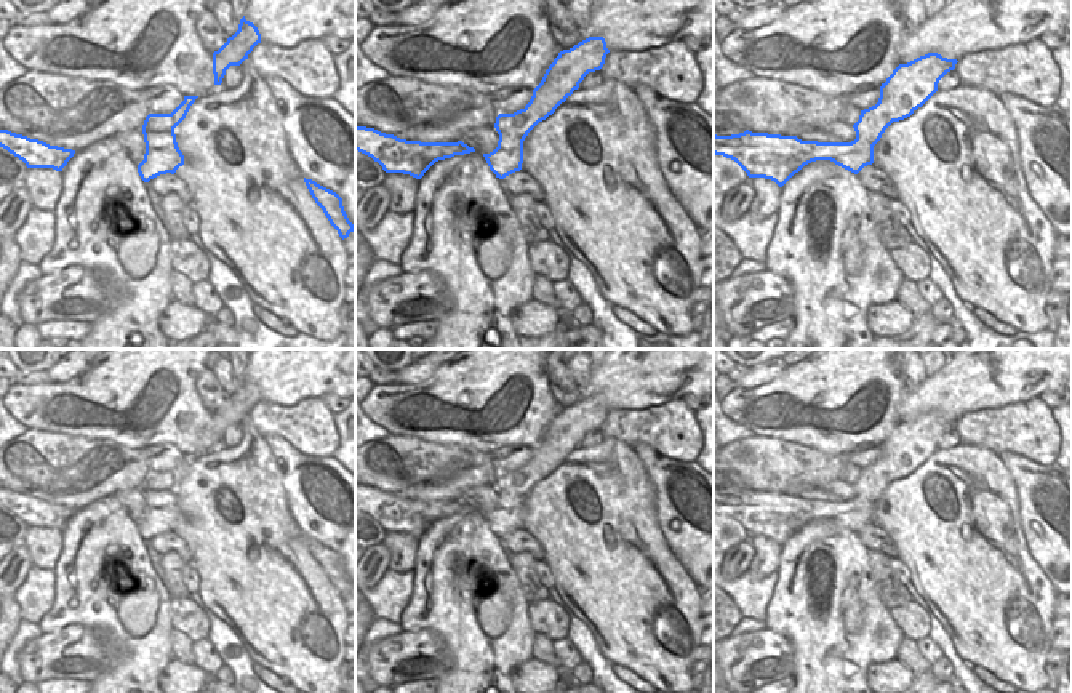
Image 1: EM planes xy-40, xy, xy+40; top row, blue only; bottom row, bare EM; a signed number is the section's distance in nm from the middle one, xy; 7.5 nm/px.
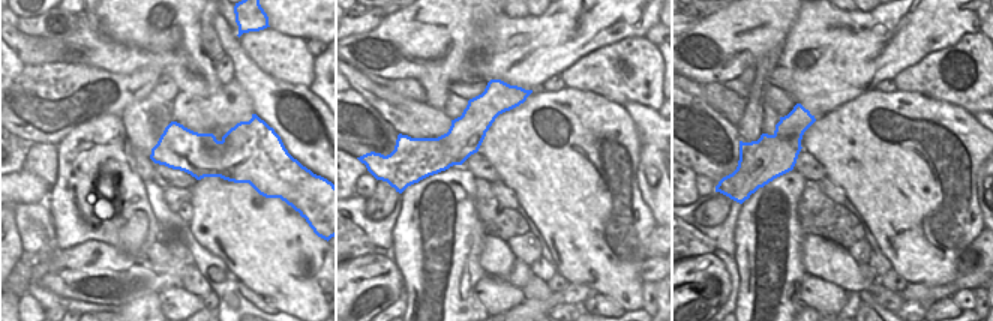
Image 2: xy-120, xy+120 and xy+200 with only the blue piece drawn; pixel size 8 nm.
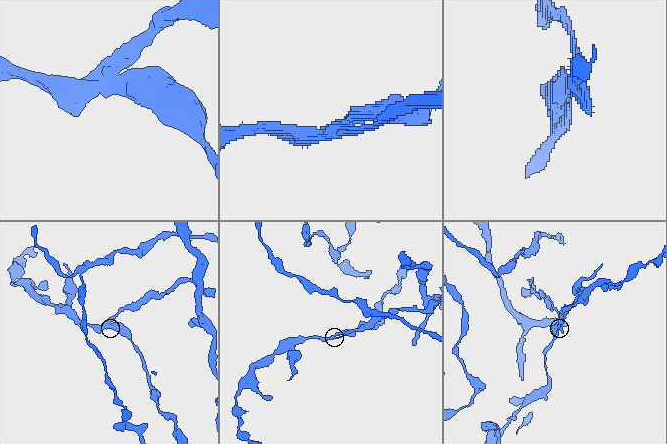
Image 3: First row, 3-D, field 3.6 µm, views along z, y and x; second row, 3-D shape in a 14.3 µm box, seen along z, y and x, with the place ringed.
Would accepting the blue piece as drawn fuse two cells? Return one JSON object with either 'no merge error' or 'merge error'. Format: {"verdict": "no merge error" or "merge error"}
{"verdict": "merge error"}

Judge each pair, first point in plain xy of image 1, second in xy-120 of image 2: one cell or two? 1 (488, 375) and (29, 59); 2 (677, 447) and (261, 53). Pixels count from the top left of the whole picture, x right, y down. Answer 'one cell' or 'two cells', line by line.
1: two cells
2: one cell

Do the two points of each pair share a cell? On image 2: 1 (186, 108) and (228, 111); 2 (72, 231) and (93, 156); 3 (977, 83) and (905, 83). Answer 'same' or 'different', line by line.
1: same
2: same
3: same

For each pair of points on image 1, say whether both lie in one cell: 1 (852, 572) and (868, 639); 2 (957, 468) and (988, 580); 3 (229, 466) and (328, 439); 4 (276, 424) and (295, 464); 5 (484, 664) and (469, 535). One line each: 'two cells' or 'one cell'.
1: one cell
2: one cell
3: two cells
4: two cells
5: one cell

